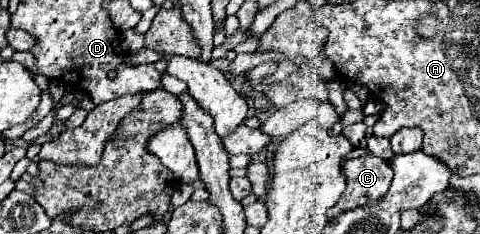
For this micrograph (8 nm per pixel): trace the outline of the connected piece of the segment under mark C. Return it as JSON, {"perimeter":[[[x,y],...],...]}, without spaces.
{"perimeter":[[[373,154],[347,160],[343,164],[343,172],[347,176],[347,188],[335,208],[329,210],[329,218],[335,218],[347,208],[357,208],[359,204],[379,200],[389,190],[393,178],[391,166]]]}

